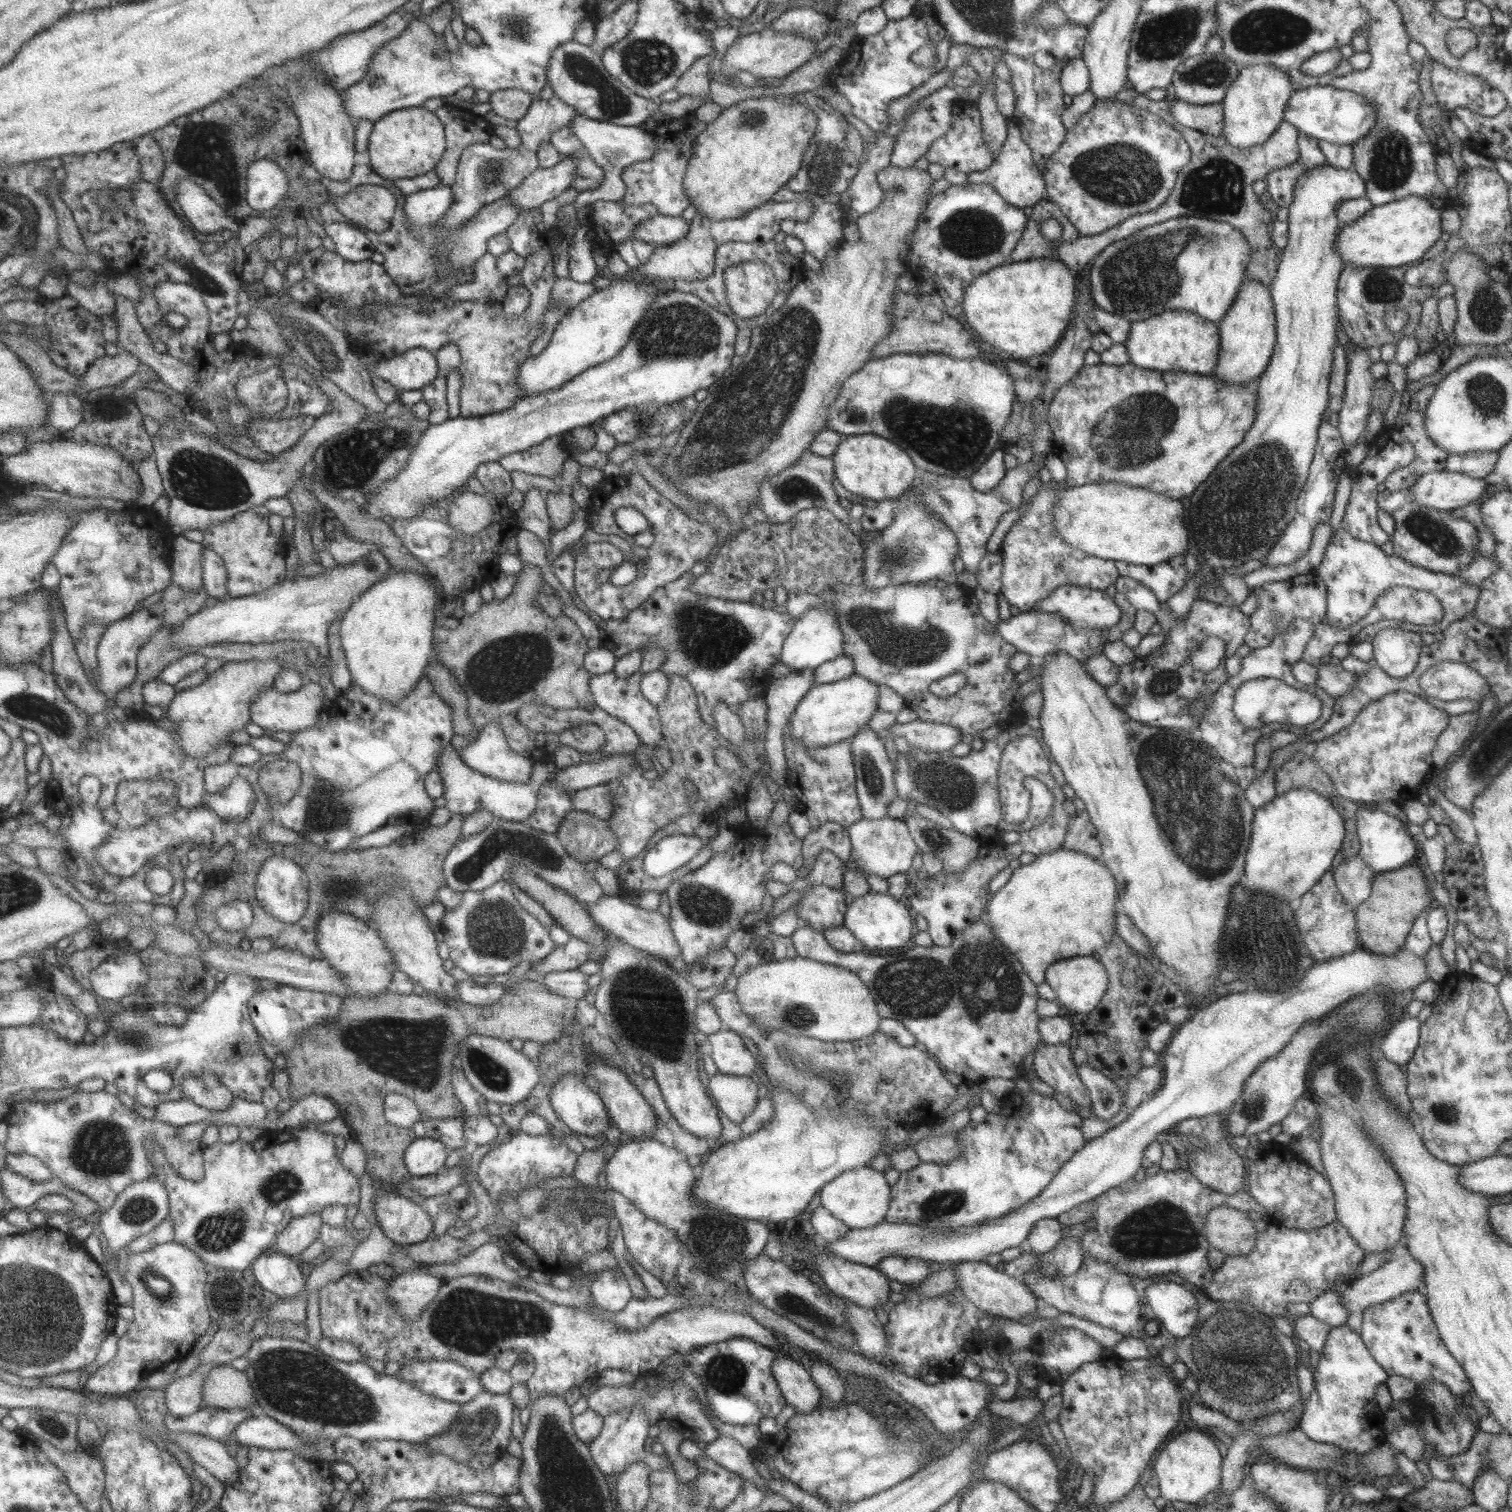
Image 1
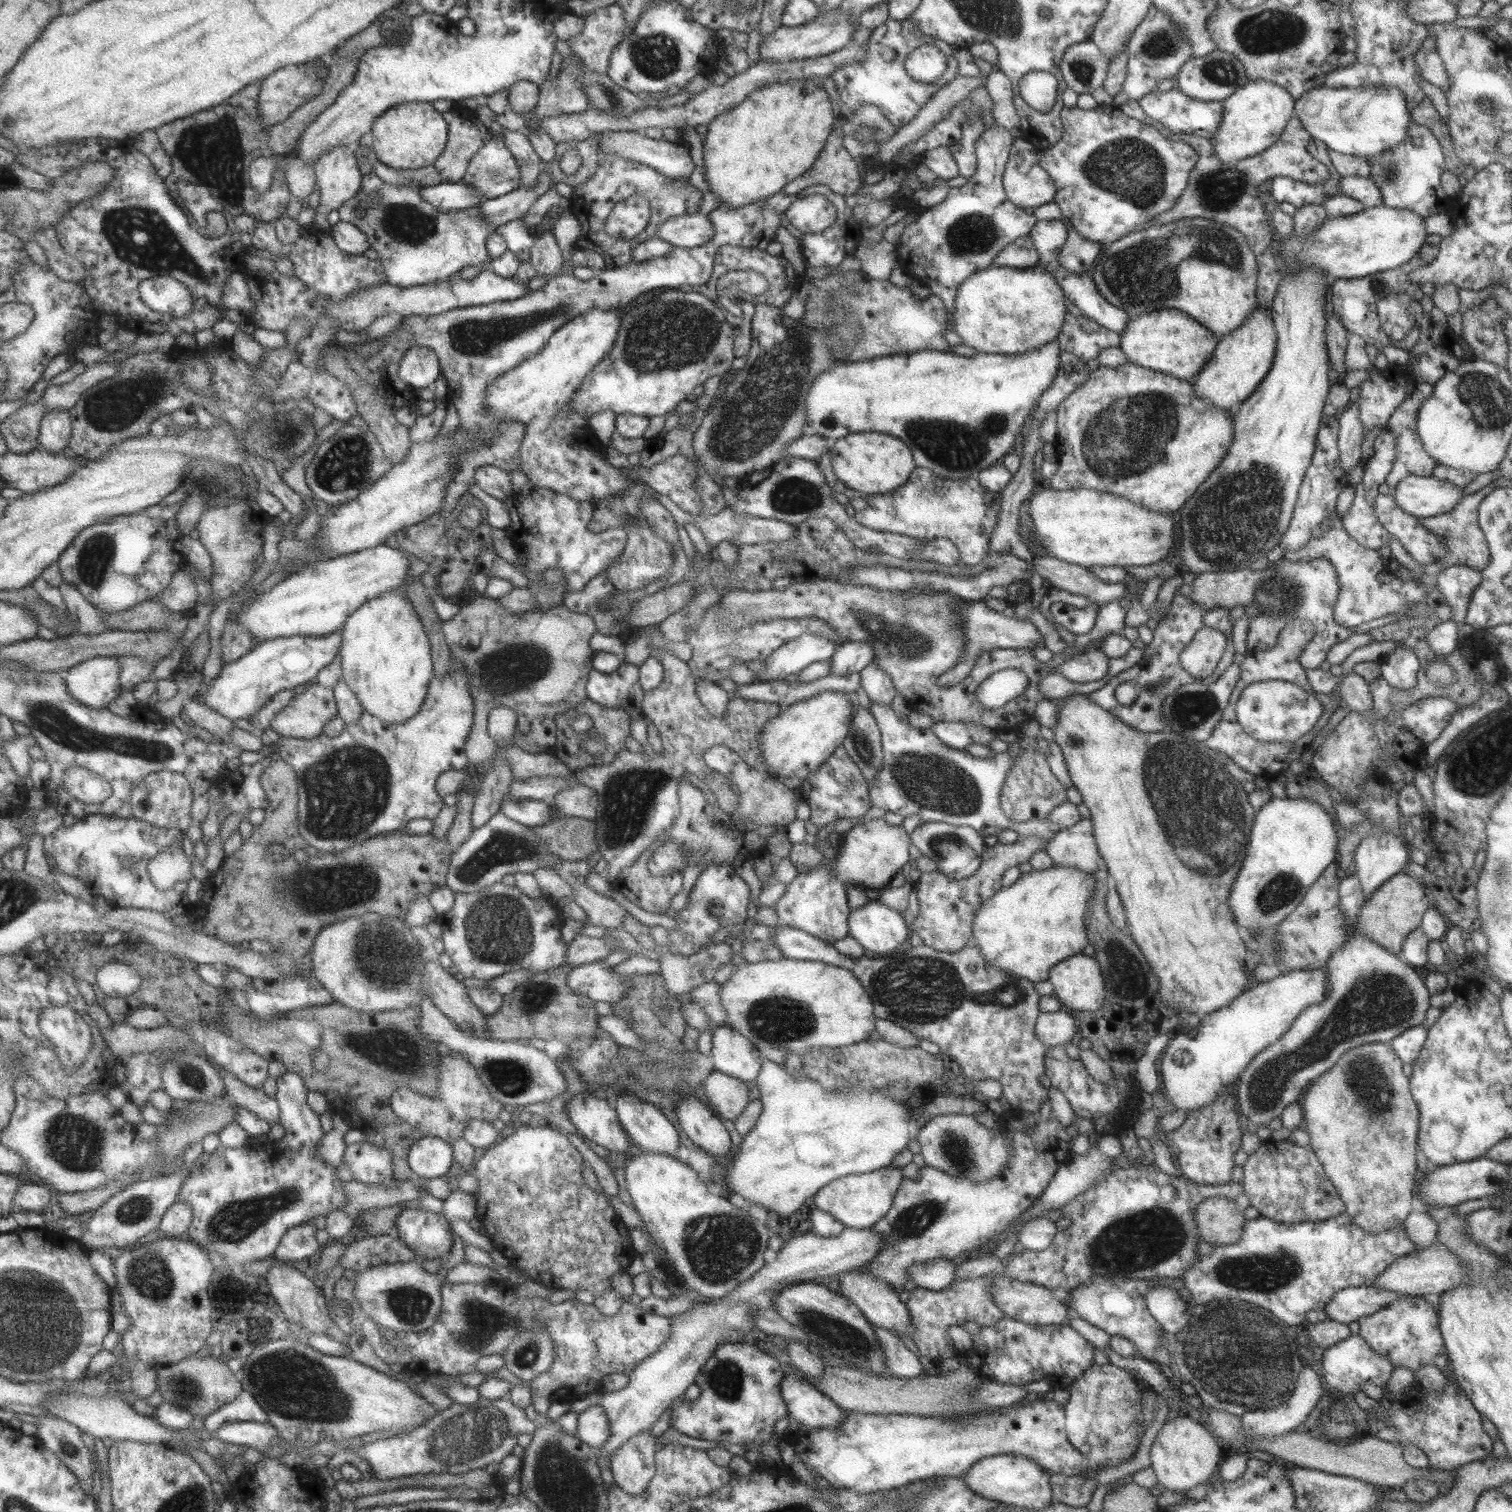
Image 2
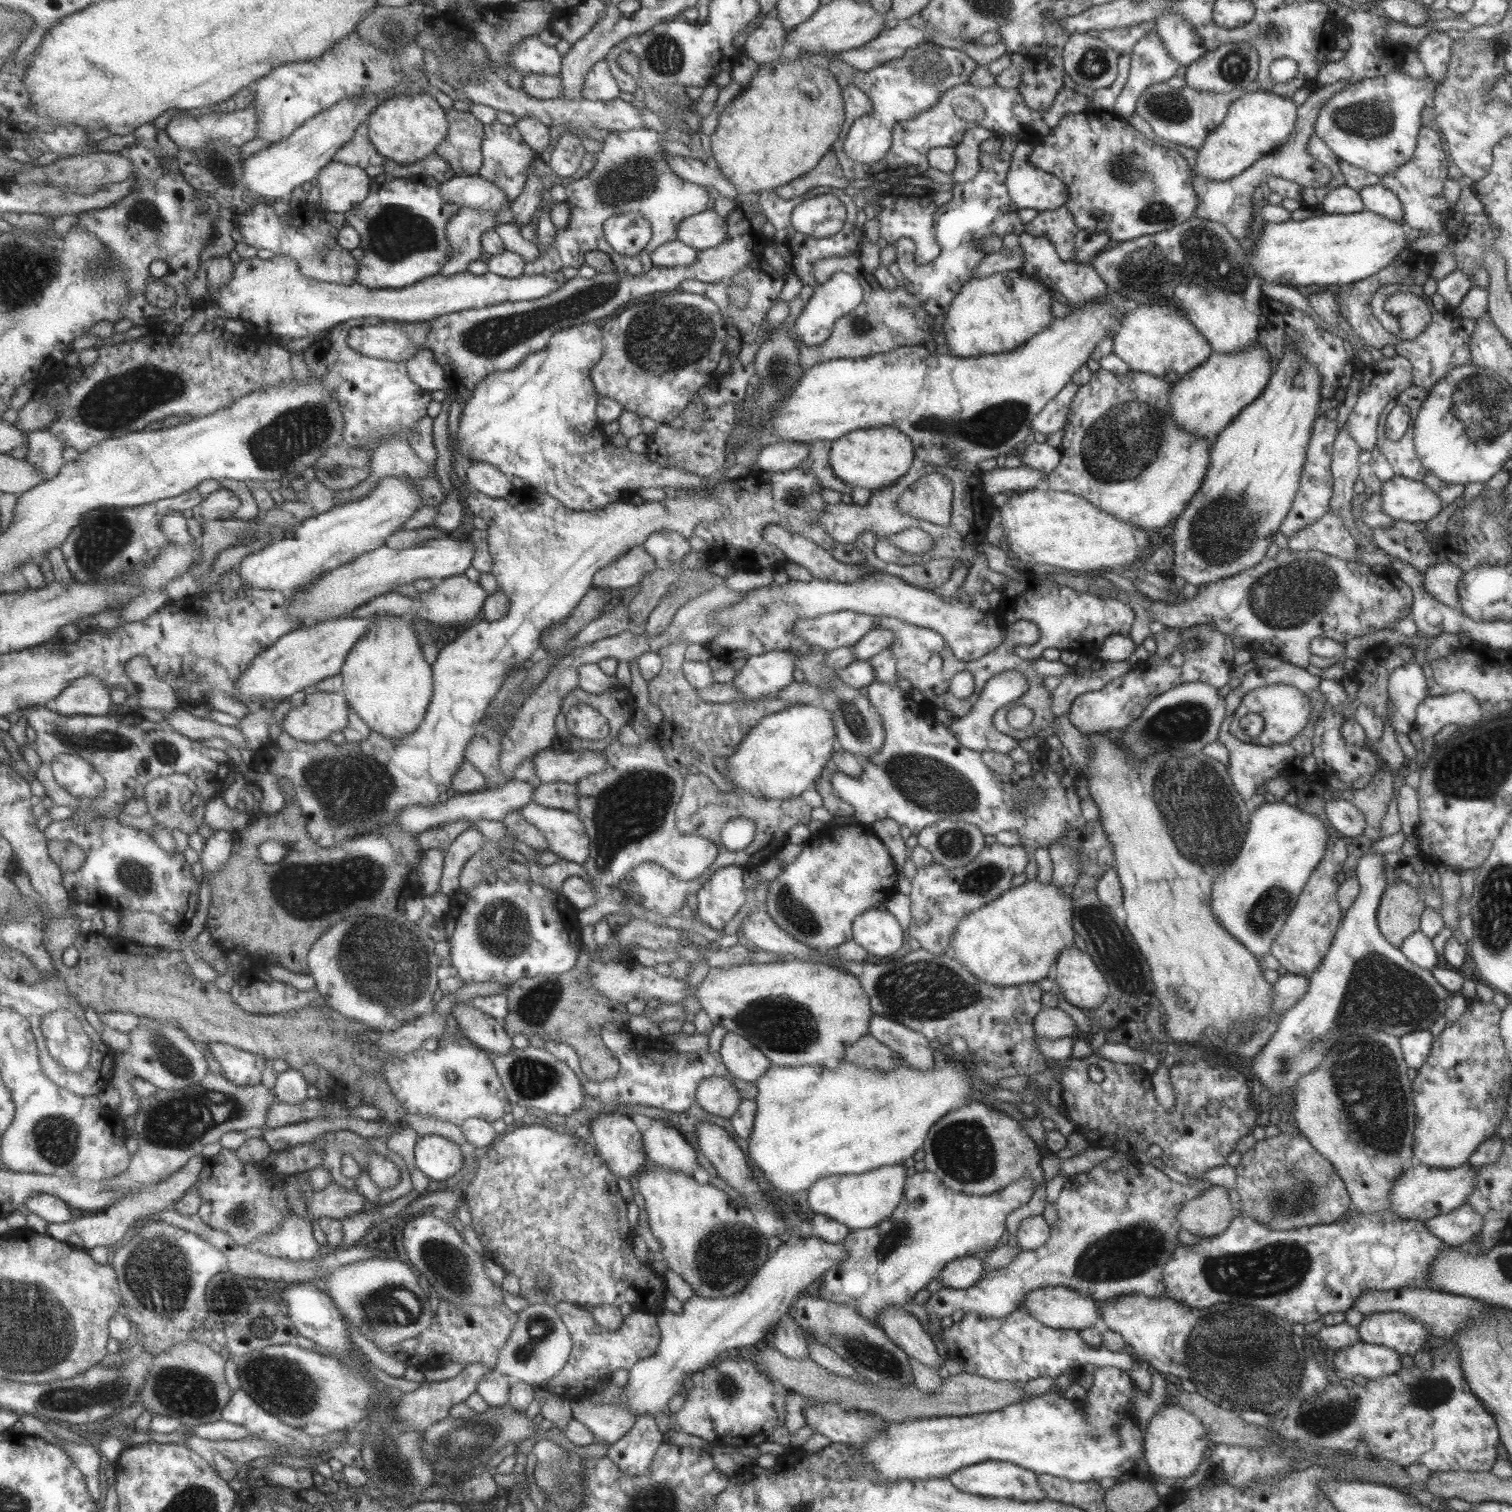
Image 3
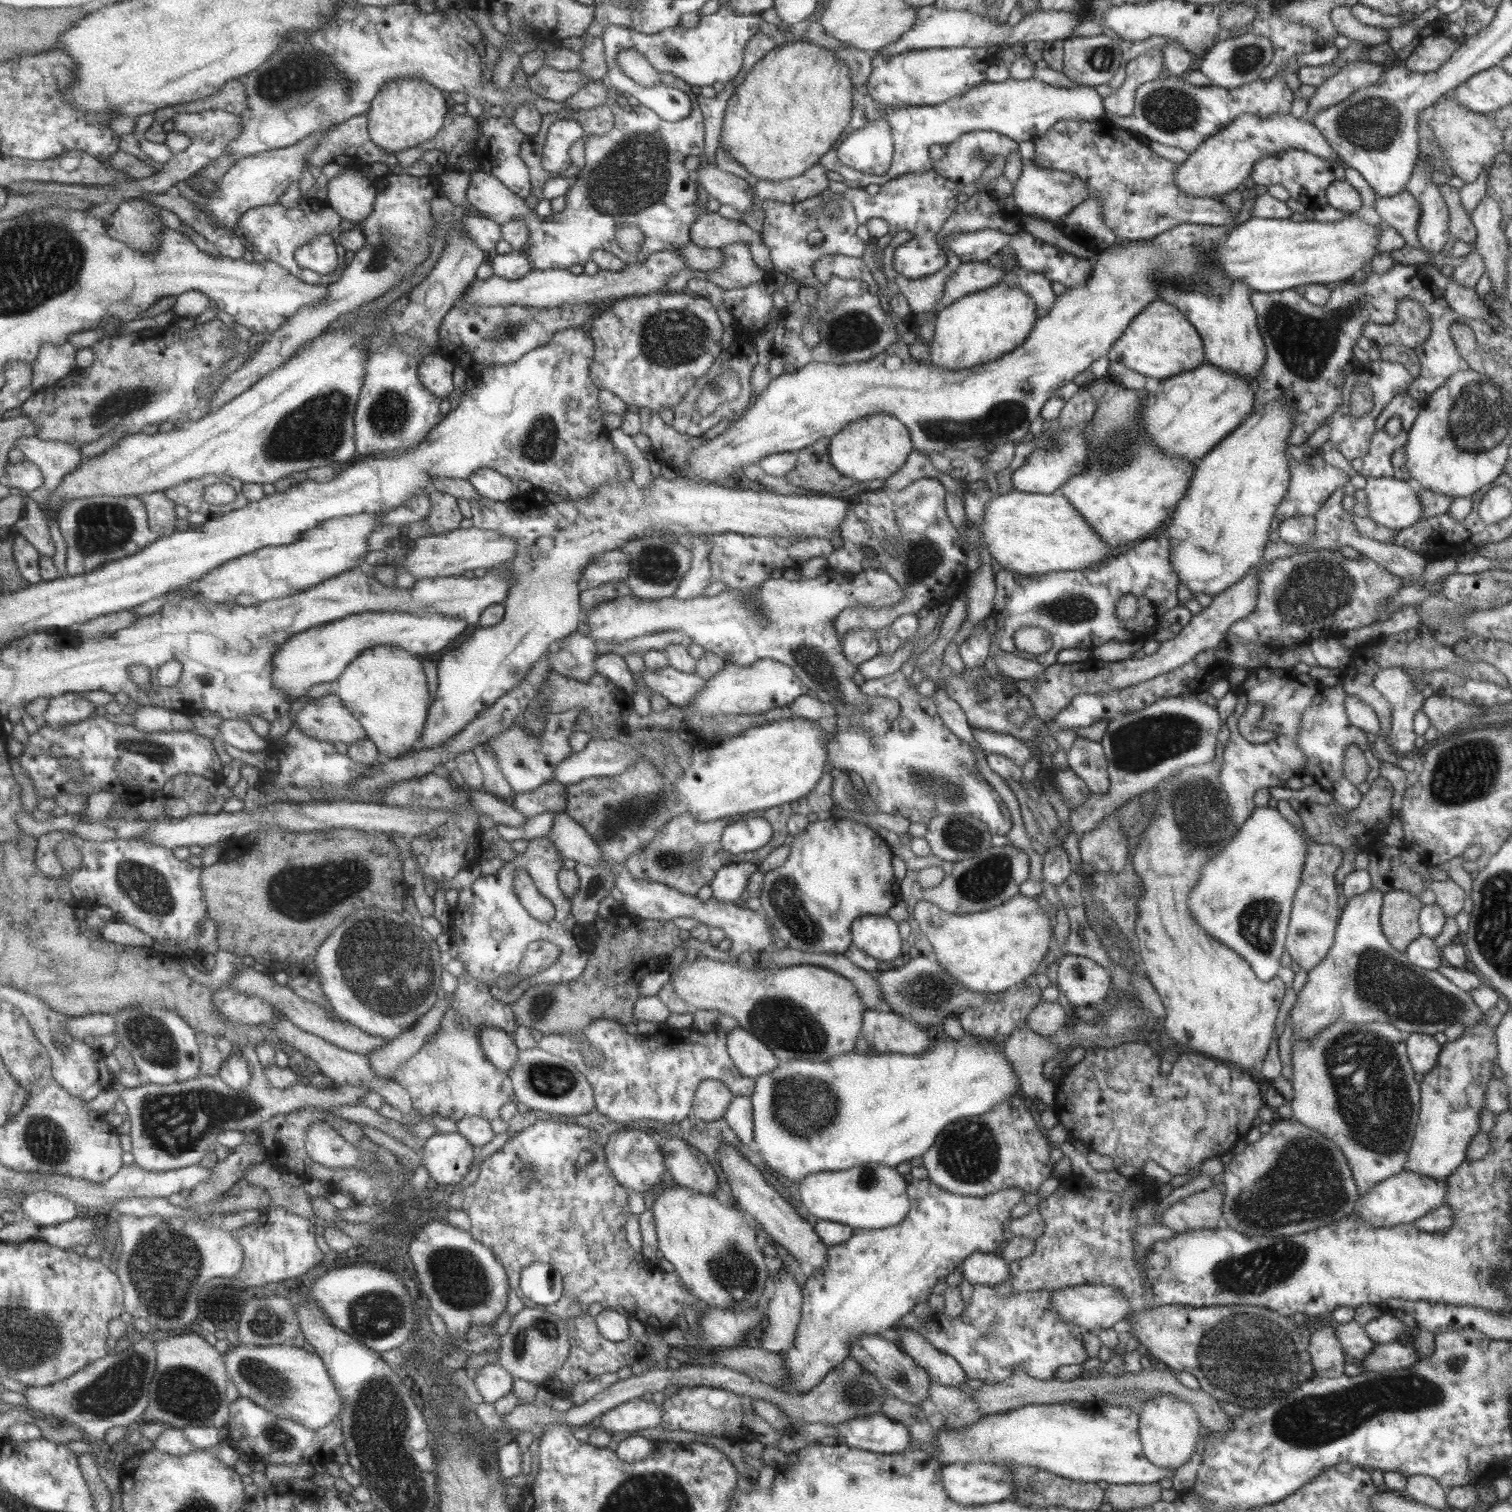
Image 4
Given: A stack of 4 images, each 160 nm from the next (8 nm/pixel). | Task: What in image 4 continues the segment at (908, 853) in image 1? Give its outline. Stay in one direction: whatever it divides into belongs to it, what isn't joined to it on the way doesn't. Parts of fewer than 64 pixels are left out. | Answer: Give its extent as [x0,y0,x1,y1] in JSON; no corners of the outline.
[758,815,906,953]

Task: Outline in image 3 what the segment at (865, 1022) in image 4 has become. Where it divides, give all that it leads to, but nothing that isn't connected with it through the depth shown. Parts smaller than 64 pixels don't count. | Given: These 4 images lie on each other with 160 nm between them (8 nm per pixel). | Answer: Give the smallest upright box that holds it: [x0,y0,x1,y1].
[868,1014,939,1073]

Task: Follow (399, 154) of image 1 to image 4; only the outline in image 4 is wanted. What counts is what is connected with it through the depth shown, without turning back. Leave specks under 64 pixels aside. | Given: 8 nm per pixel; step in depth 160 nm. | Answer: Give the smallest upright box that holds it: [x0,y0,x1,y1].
[367,78,448,153]

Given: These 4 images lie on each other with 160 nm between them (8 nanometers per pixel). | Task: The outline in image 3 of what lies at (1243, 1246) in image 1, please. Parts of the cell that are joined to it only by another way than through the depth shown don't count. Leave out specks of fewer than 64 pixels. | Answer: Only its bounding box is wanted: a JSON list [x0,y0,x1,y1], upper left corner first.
[1177,1185,1237,1238]

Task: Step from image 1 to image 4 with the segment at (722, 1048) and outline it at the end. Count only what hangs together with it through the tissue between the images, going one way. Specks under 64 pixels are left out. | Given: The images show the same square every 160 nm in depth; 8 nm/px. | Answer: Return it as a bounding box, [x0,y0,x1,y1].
[726,1027,779,1080]

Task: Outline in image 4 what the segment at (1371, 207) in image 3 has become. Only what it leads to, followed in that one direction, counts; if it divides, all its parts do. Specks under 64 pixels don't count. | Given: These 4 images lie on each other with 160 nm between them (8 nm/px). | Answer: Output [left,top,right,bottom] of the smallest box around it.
[1372,191,1435,259]

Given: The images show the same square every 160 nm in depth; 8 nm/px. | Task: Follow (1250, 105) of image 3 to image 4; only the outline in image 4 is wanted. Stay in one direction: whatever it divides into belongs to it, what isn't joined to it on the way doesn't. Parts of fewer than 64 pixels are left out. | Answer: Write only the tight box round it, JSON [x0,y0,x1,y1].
[1173,113,1345,199]

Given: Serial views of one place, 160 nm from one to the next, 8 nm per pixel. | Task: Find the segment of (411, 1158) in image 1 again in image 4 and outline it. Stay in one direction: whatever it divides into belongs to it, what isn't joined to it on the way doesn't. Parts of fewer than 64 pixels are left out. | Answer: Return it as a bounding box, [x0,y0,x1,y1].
[420,1133,473,1184]

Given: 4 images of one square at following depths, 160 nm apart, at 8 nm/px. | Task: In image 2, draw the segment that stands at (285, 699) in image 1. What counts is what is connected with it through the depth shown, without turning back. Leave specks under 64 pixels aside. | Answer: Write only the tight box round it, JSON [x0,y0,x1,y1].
[271,682,337,739]

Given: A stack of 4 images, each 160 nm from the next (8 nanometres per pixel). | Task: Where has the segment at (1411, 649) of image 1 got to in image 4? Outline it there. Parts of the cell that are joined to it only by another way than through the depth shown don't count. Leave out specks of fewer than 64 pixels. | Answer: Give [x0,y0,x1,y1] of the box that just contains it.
[1376,667,1423,755]

